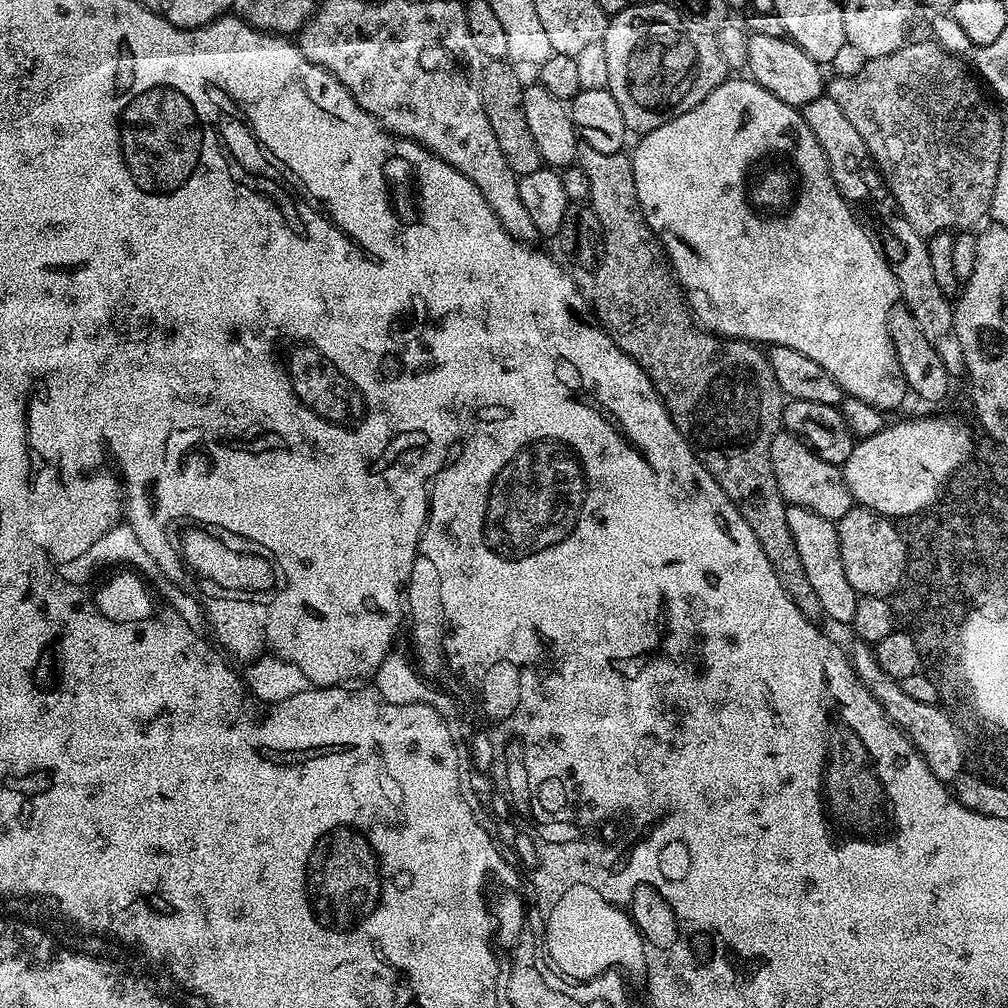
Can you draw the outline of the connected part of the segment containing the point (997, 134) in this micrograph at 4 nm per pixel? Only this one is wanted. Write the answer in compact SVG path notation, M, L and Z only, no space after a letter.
M931 38L920 40L917 44L909 42L894 54L886 54L882 58L874 58L873 60L864 60L861 65L857 72L852 72L849 76L840 76L833 84L831 81L827 85L826 92L827 95L834 98L834 102L838 102L842 114L846 114L846 119L852 123L854 130L858 130L862 142L866 142L870 154L876 159L876 166L880 169L880 174L888 186L891 199L893 201L896 199L896 204L900 207L897 208L899 215L903 216L906 222L910 222L910 226L914 226L918 235L925 238L949 230L975 229L981 223L979 220L983 216L987 217L992 211L994 186L998 182L998 166L1002 158L1002 138L1006 134L1004 120L1000 117L999 110L991 104L993 101L990 99L989 93L982 87L981 81L969 71L965 61L961 60L959 56L952 56Z

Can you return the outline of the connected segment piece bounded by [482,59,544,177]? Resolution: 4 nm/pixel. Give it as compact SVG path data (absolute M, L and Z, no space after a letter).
M507 59L489 60L485 63L482 74L482 110L486 110L486 118L490 118L490 130L494 130L494 138L498 138L498 146L506 157L506 162L510 162L510 170L521 177L534 174L534 170L542 167L544 159L542 154L538 154L538 146L526 123L526 110L522 110L525 85L520 84L520 76L515 70L517 71Z

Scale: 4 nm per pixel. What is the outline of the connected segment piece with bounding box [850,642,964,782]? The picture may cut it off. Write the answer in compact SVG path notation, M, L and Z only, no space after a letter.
M856 642L853 645L853 648L850 648L850 659L852 669L856 671L858 679L870 689L873 698L880 703L884 713L903 730L910 743L920 751L920 757L926 762L926 766L930 766L933 774L945 782L955 781L964 765L962 762L964 746L960 730L952 717L939 703L927 704L909 698L906 690L902 690L900 681L890 678L890 674L886 674L886 670L878 666L878 658L873 645L863 642Z

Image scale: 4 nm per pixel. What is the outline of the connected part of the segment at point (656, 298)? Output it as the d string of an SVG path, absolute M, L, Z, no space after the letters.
M581 143L576 149L576 158L586 178L590 178L588 200L594 214L598 214L598 222L602 222L604 231L604 251L594 269L596 281L592 284L592 296L590 292L590 308L596 311L595 319L605 334L627 356L634 358L642 370L646 370L674 426L678 426L718 486L726 490L742 518L746 518L750 530L754 530L754 538L758 538L766 558L770 558L770 566L774 566L774 574L778 574L778 582L782 582L782 590L790 594L794 606L806 614L811 624L819 625L825 619L822 602L818 602L818 594L814 594L814 586L810 586L810 578L806 578L806 570L802 570L802 558L798 555L794 534L790 534L790 525L786 522L788 504L778 490L774 466L770 462L770 442L774 442L777 432L781 431L786 397L778 386L778 378L774 378L767 351L751 340L721 338L705 330L694 319L676 282L668 256L664 253L664 246L640 209L631 155L627 151L602 154L594 150L594 146Z

